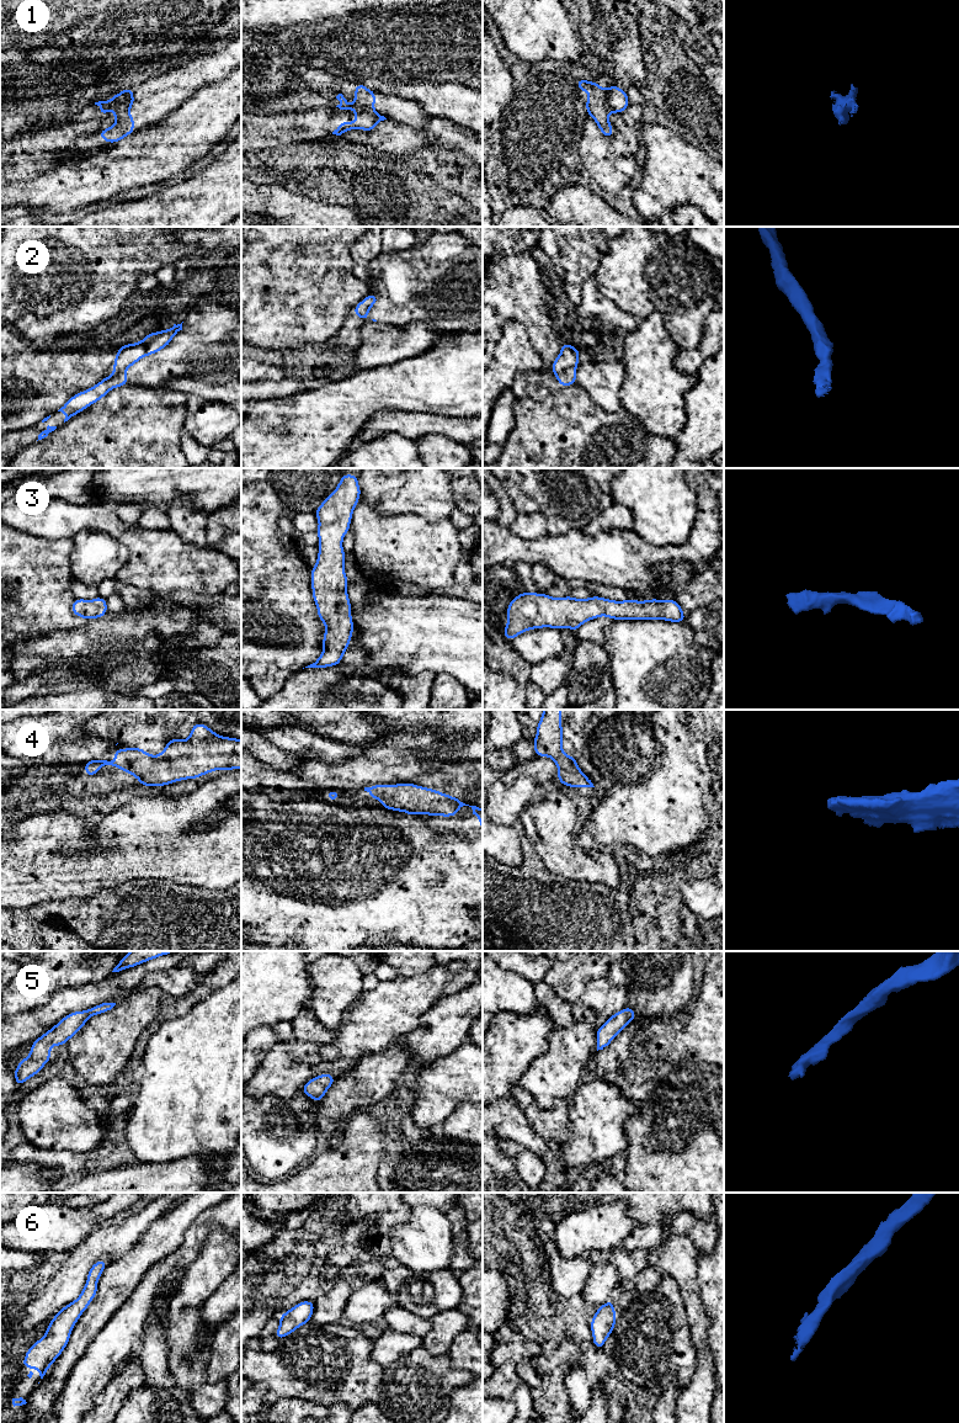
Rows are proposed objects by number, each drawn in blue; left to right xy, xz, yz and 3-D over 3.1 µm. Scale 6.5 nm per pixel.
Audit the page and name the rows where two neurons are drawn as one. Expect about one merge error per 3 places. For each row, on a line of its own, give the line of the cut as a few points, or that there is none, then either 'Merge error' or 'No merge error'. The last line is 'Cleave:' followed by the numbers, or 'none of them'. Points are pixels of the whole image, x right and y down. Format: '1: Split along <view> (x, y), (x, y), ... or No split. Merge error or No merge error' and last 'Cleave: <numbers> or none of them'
1: Split along yz (605, 89), (606, 107), (609, 111). Merge error
2: Split along yz (575, 366), (554, 375). Merge error
3: No split. No merge error
4: No split. No merge error
5: No split. No merge error
6: No split. No merge error
Cleave: 1, 2

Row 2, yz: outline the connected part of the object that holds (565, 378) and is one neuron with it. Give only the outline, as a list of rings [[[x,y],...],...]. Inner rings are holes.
[[[576,367],[568,368],[565,372],[554,375],[561,388],[576,384]]]

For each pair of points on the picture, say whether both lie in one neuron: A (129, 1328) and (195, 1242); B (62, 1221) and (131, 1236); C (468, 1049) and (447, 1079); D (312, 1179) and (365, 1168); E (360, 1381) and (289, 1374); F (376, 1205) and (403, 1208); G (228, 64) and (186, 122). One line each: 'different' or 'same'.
A: same
B: different
C: same
D: same
E: same
F: same
G: different

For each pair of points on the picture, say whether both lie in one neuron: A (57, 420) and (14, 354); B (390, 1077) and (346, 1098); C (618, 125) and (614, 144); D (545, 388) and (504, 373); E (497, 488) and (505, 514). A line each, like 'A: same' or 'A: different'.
A: different
B: same
C: same
D: different
E: same

